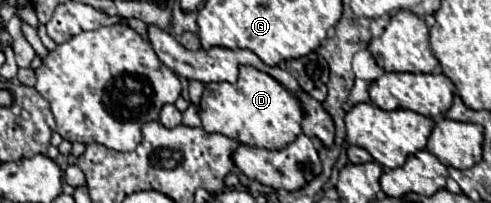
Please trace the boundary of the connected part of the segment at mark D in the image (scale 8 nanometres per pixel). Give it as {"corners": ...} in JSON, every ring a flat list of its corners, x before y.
{"corners":[[243,65,239,67,239,79,235,85,225,81,205,85,199,117,207,133,221,133,257,149,283,149,301,133,303,111,299,101,279,81,255,67]]}

